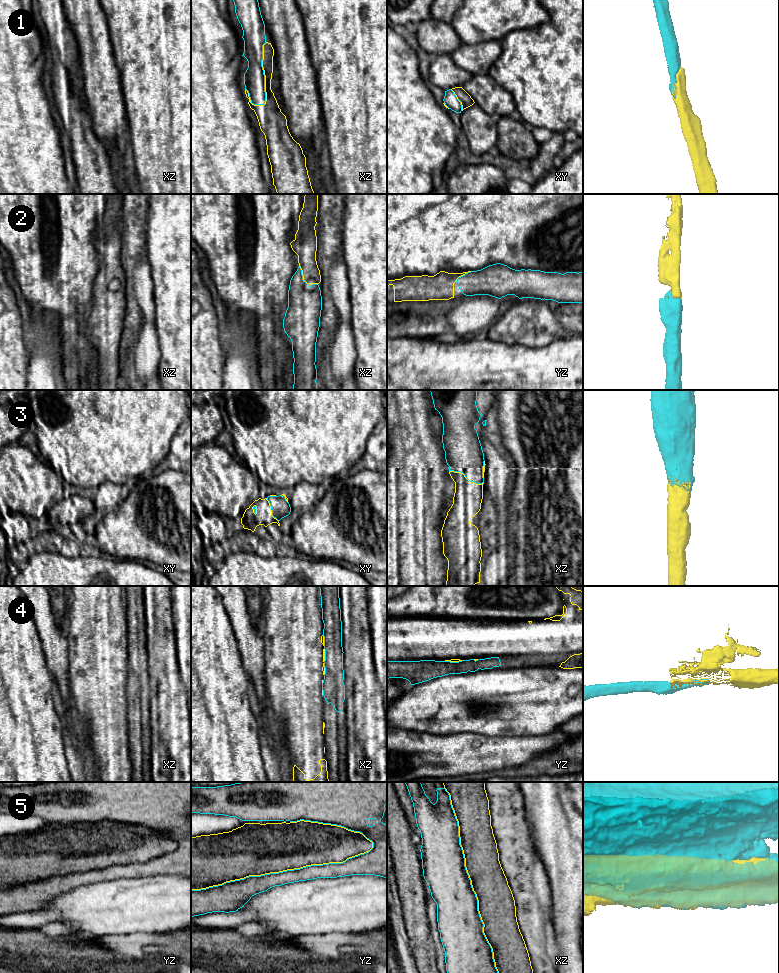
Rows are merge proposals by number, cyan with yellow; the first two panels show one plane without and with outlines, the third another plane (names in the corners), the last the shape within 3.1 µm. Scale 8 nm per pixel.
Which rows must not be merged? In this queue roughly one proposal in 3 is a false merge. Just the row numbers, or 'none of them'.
4, 5

